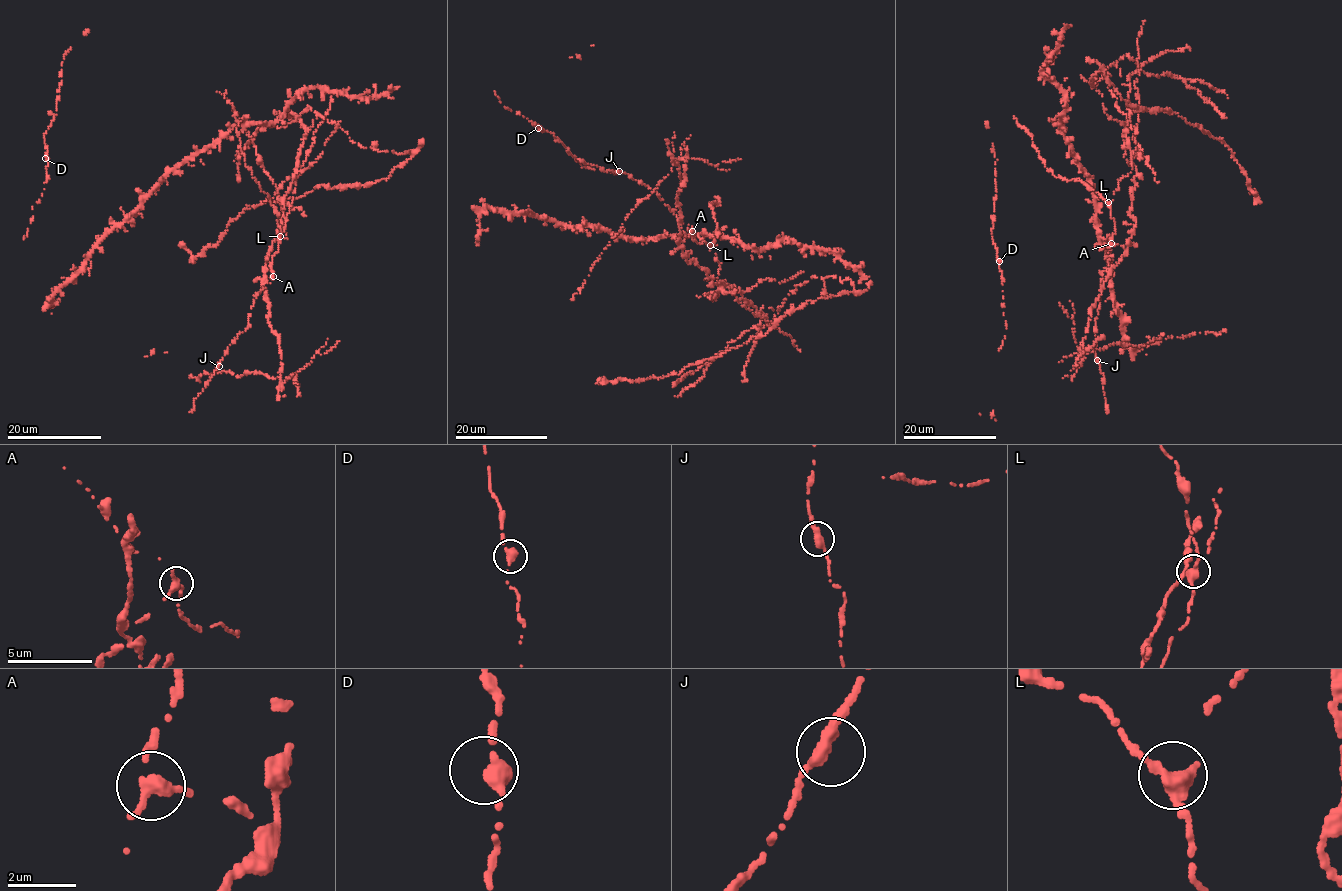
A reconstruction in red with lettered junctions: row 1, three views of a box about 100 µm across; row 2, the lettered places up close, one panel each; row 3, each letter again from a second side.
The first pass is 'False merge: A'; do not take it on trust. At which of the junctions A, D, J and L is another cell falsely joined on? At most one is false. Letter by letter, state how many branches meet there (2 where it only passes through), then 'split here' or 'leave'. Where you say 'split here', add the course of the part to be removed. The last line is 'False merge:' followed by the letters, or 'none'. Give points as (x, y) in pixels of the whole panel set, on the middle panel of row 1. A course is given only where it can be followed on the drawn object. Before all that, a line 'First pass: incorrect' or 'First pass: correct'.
First pass: correct
A: branches 2; split here; course (692, 231), (686, 261), (737, 288), (758, 330), (814, 277), (854, 292), (679, 374), (599, 381)
D: branches 2; leave
J: branches 2; leave
L: branches 2; leave
False merge: A

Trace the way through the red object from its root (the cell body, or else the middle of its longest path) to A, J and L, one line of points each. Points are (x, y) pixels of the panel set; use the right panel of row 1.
A: (1130, 215), (1135, 226), (1128, 249), (1111, 244)
J: (1130, 215), (1135, 226), (1128, 248), (1113, 244), (1108, 248), (1108, 264), (1100, 282), (1094, 348), (1097, 360)
L: (1130, 215), (1135, 226), (1126, 249), (1110, 243), (1115, 226), (1108, 202)

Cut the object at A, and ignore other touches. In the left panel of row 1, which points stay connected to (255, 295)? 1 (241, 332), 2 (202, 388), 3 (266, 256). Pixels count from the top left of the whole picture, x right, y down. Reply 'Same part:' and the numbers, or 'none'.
Same part: 1, 2

